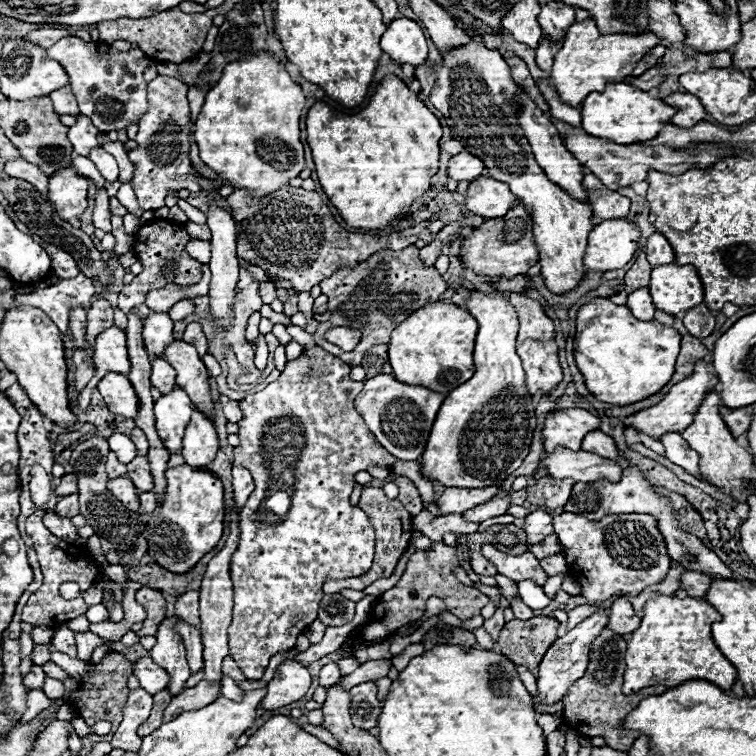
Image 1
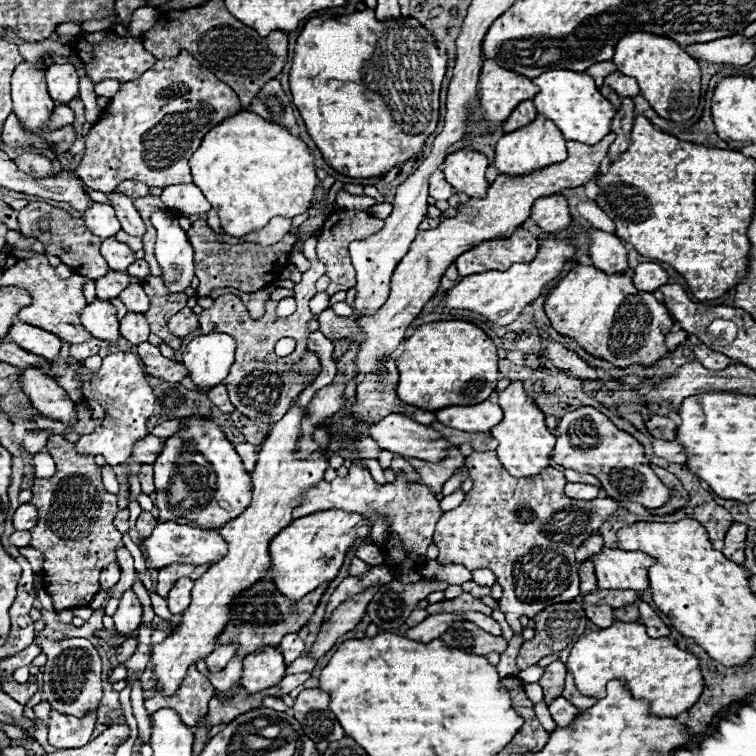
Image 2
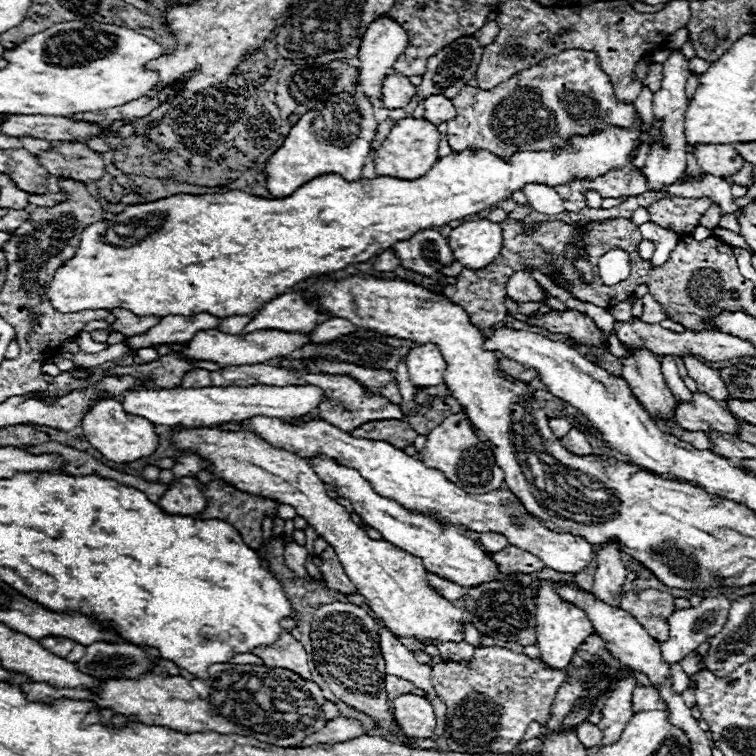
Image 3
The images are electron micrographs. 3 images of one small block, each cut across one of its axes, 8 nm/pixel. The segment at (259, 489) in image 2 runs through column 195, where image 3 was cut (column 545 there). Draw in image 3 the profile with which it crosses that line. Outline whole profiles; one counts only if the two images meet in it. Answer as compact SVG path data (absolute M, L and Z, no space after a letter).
M546 580L544 586L538 590L536 624L538 624L538 642L536 642L536 646L540 650L540 658L550 668L558 668L558 670L566 670L570 666L570 660L576 654L578 646L584 642L584 638L588 638L594 632L586 614L580 608L576 608L574 604L568 604L564 600L560 600L560 596L550 588L550 580Z

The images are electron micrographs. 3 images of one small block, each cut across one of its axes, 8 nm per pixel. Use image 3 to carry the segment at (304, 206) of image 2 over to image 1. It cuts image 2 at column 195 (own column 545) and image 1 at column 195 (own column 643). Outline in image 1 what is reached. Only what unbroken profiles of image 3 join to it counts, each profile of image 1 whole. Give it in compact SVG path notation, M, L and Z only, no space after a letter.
M256 52L230 62L222 78L206 94L196 120L194 140L200 158L222 180L254 196L272 194L304 170L304 150L300 144L300 112L304 108L302 88L290 78L280 60L266 52Z

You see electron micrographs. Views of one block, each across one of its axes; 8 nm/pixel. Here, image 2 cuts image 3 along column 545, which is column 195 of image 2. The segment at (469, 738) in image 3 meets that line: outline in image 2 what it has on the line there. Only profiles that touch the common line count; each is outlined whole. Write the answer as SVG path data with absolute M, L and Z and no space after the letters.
M192 664L174 695L162 694L162 688L159 687L146 688L146 692L149 696L144 700L144 708L148 716L152 716L160 708L172 708L186 726L194 726L200 718L206 716L208 702L216 690L210 680L196 670L196 664Z

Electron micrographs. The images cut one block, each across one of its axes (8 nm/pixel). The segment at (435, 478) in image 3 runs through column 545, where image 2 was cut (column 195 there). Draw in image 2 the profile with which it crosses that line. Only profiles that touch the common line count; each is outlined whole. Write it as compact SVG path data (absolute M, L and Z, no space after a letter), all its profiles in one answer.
M158 522L152 536L144 540L144 552L148 558L150 568L162 568L172 562L194 562L194 564L214 564L222 554L226 554L228 546L218 530L196 528L190 524L176 524L176 522Z

